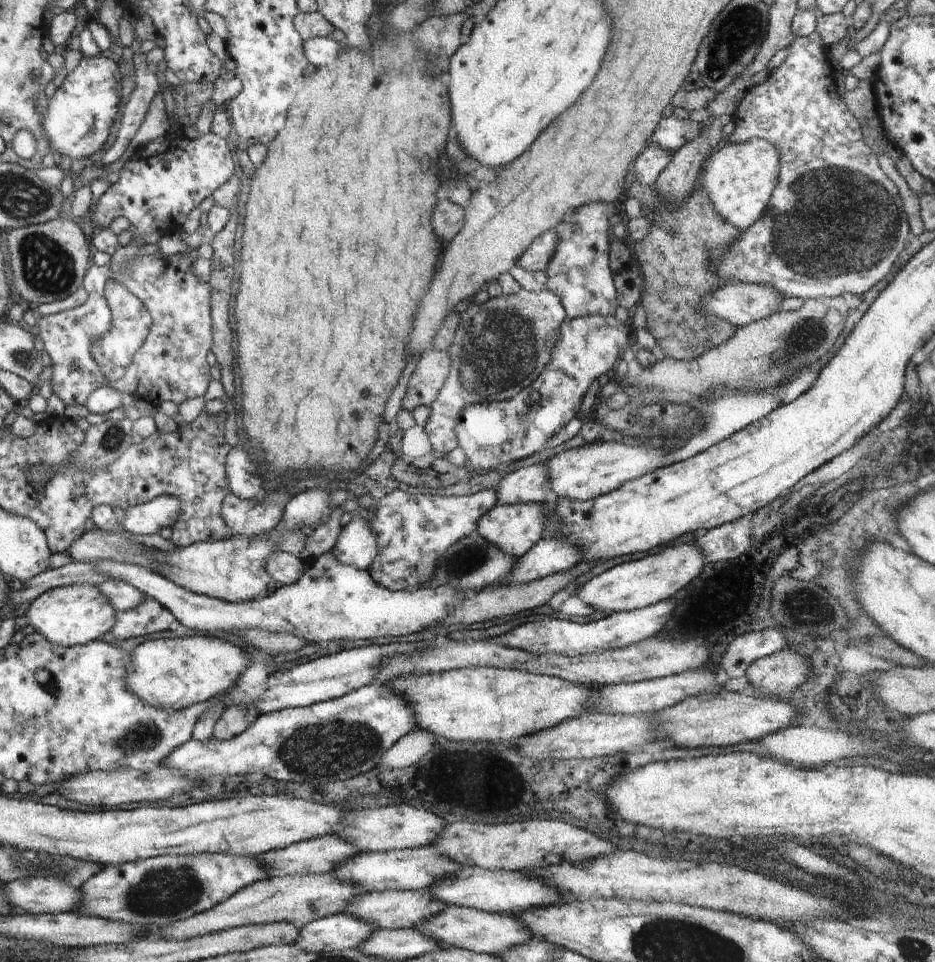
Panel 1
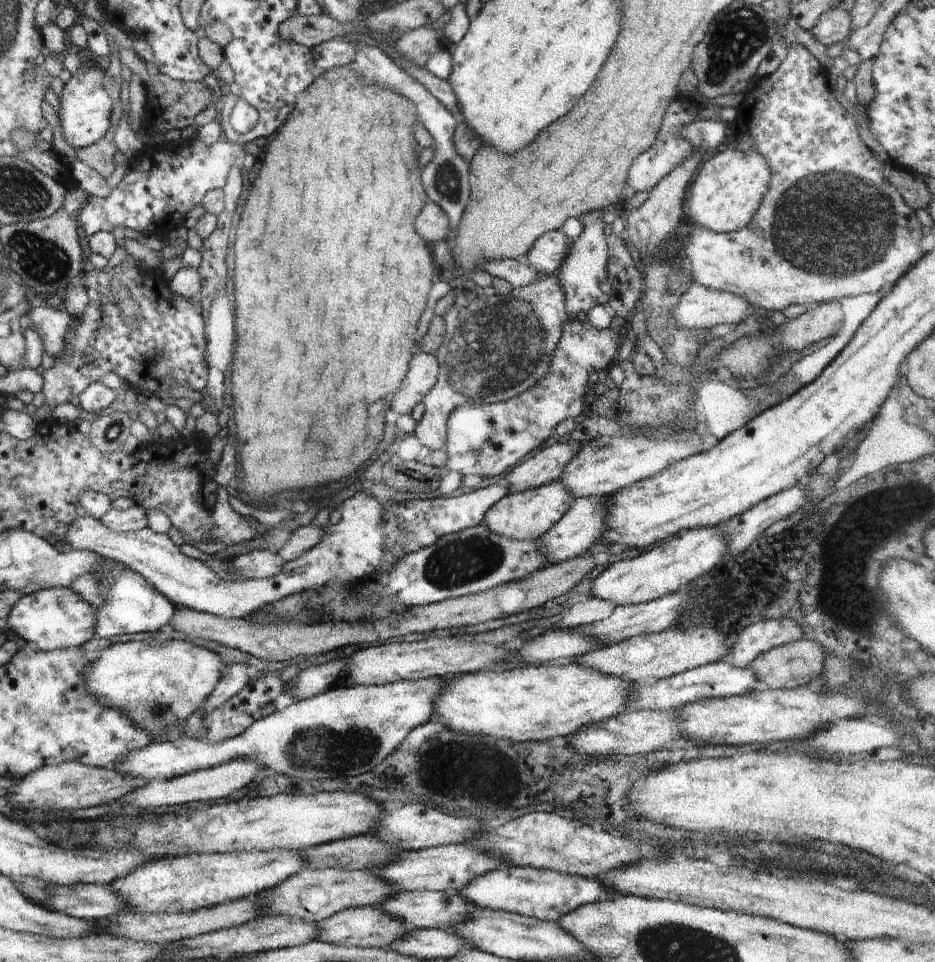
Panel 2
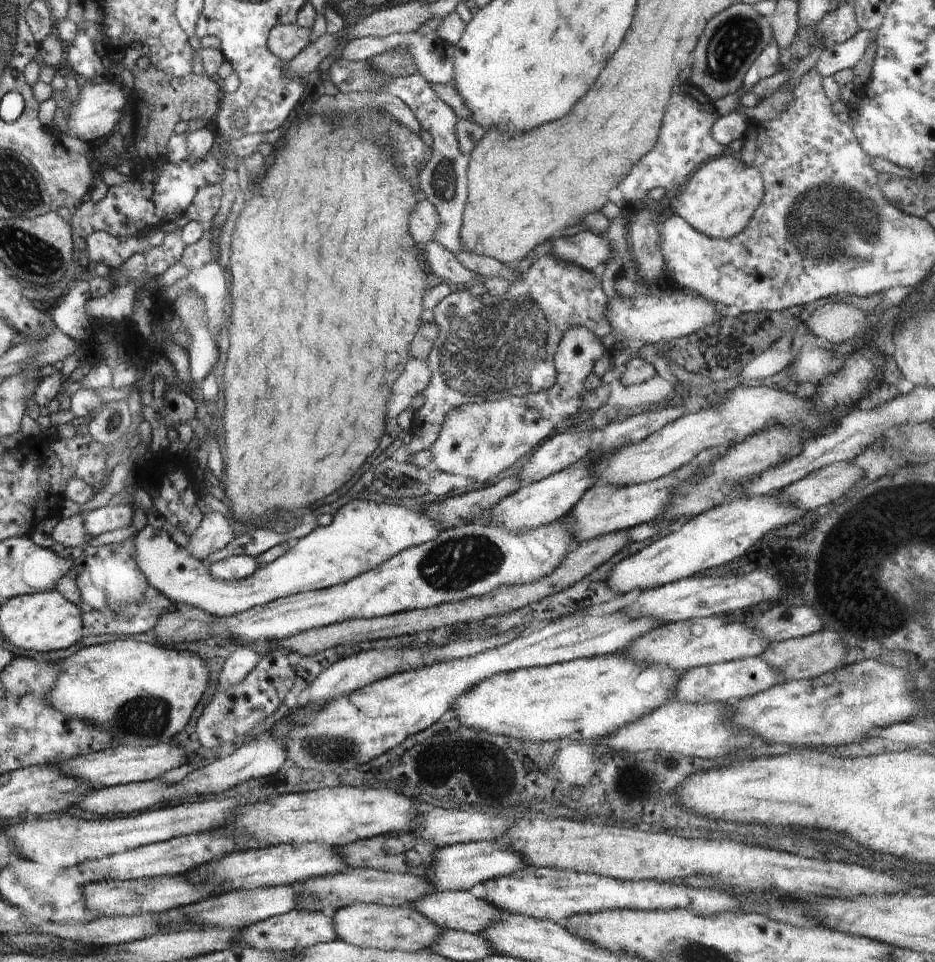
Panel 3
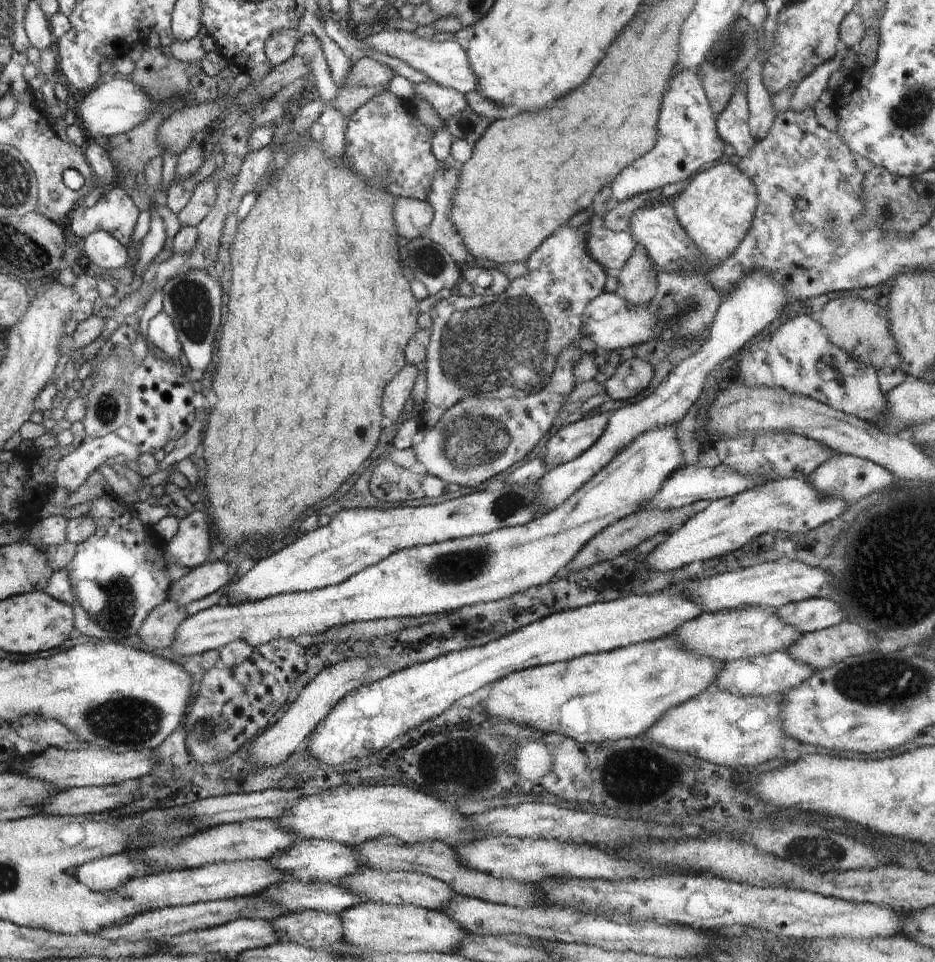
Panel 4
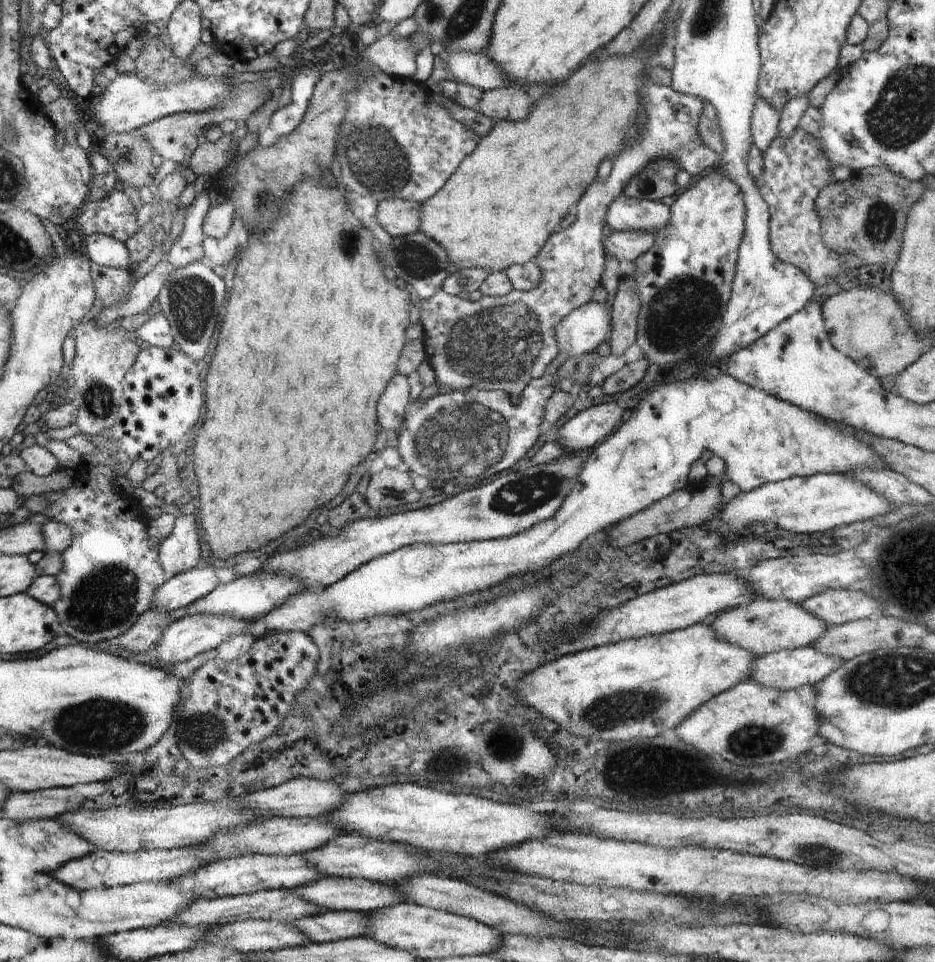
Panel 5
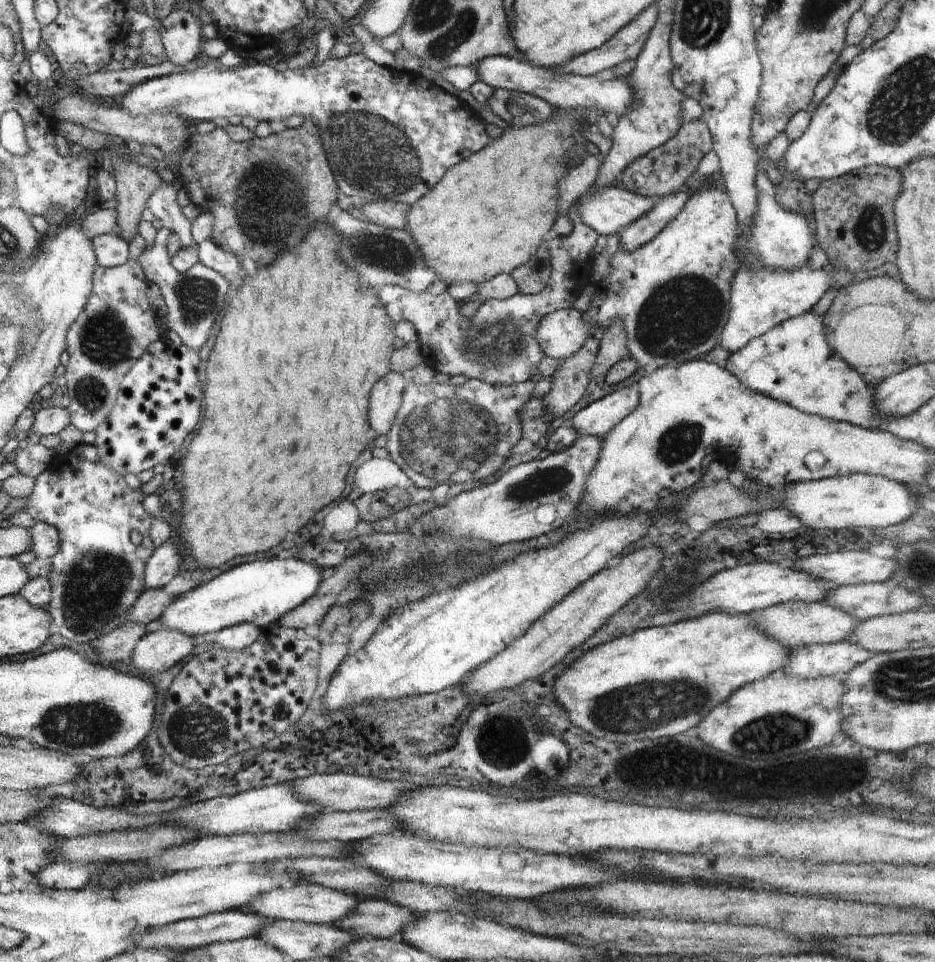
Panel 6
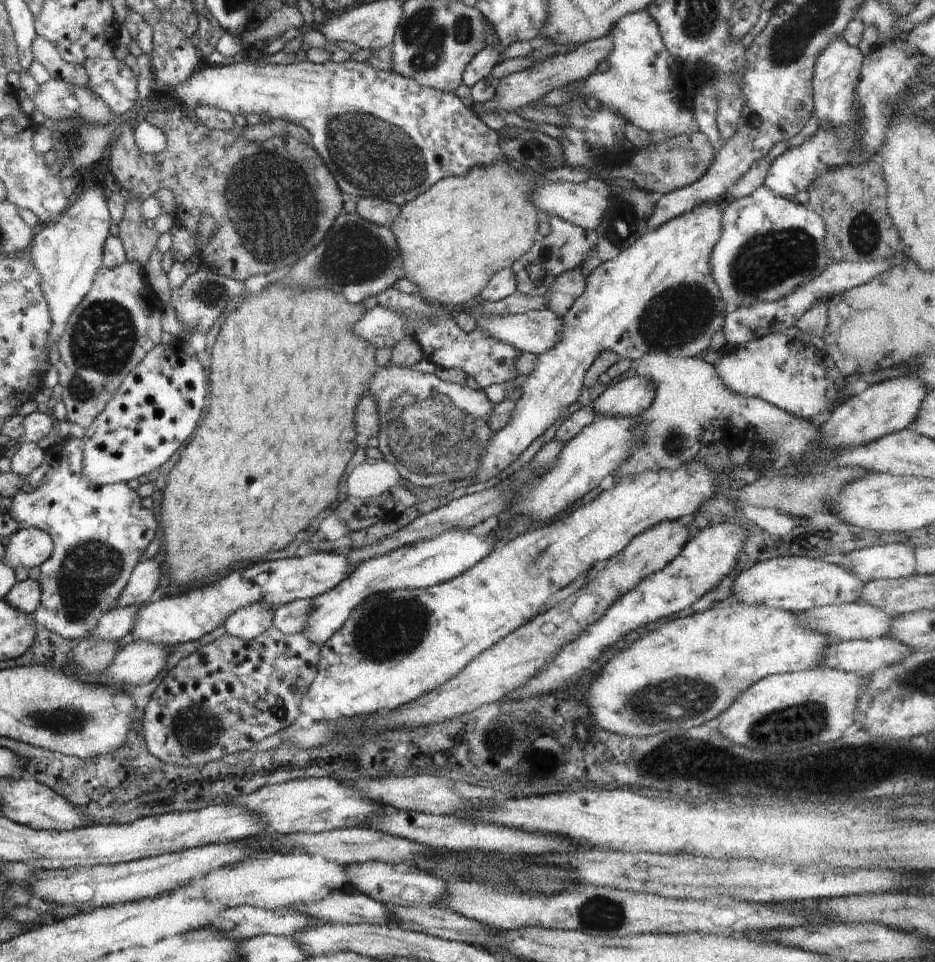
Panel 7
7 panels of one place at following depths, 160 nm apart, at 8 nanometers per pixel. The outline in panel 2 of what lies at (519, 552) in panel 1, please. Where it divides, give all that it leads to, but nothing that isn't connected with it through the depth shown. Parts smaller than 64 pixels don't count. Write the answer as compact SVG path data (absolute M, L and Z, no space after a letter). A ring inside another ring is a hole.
M554 481L521 493L506 492L485 512L482 524L494 534L512 540L537 542L566 514L572 501L572 495L564 488L561 481Z

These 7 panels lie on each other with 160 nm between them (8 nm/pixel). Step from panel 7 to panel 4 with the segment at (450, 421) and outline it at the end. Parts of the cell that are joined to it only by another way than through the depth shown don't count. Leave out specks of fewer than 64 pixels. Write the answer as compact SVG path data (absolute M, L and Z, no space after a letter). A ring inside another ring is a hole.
M574 344L566 346L562 354L556 358L550 382L542 386L536 394L506 399L484 398L478 394L462 398L458 404L454 404L449 411L444 412L434 426L426 426L418 433L411 449L415 452L419 469L442 479L447 484L446 490L453 493L459 491L461 487L477 487L516 462L522 462L552 428L554 418L562 412L566 398L569 398L570 392L574 390L576 384L573 376L574 366L582 360L582 354L578 346Z

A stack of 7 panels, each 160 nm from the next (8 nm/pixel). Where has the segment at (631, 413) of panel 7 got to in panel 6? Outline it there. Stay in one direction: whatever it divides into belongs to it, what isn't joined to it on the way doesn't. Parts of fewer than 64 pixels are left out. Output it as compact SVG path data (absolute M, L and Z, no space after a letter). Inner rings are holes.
M626 386L626 388L620 388L600 398L597 402L586 406L583 410L580 410L576 416L570 421L576 434L578 436L593 435L598 436L598 438L605 438L612 430L614 426L618 425L626 416L629 416L636 408L640 402L639 388L634 386Z

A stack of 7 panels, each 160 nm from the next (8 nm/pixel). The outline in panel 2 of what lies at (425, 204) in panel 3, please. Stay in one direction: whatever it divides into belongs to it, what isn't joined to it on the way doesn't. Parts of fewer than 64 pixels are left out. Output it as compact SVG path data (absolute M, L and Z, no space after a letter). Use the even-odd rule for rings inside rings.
M430 201L416 218L416 230L420 230L420 236L430 244L446 241L451 232L449 218L438 204Z

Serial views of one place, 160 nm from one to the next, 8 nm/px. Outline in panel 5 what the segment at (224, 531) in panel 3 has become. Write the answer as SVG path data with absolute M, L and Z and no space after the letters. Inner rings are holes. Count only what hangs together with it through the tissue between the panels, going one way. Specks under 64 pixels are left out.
M194 516L175 518L170 536L158 546L158 560L167 577L197 568L202 547L199 532Z

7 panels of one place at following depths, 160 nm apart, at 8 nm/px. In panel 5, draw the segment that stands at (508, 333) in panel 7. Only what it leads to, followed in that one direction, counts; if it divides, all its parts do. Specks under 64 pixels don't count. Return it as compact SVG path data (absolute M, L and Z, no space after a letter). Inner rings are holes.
M588 302L570 312L554 328L558 354L576 358L590 352L610 337L610 306L605 302Z

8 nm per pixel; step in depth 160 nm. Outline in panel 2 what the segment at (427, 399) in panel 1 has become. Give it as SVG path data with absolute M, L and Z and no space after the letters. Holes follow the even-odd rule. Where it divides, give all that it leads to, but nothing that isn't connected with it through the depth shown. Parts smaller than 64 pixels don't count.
M432 353L412 355L404 380L393 398L391 409L400 415L409 415L416 404L436 384L439 373L439 362Z

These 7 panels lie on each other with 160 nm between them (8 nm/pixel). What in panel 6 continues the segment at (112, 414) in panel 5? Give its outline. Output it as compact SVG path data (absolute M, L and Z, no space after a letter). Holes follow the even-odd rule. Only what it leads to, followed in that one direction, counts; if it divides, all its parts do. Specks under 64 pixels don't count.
M138 233L129 244L130 258L122 266L97 266L89 303L69 330L69 350L64 363L66 372L61 380L71 400L67 408L71 424L82 433L97 430L109 417L120 393L122 378L146 352L146 348L154 340L159 340L158 320L146 300L148 282L138 261L145 252L145 240Z

